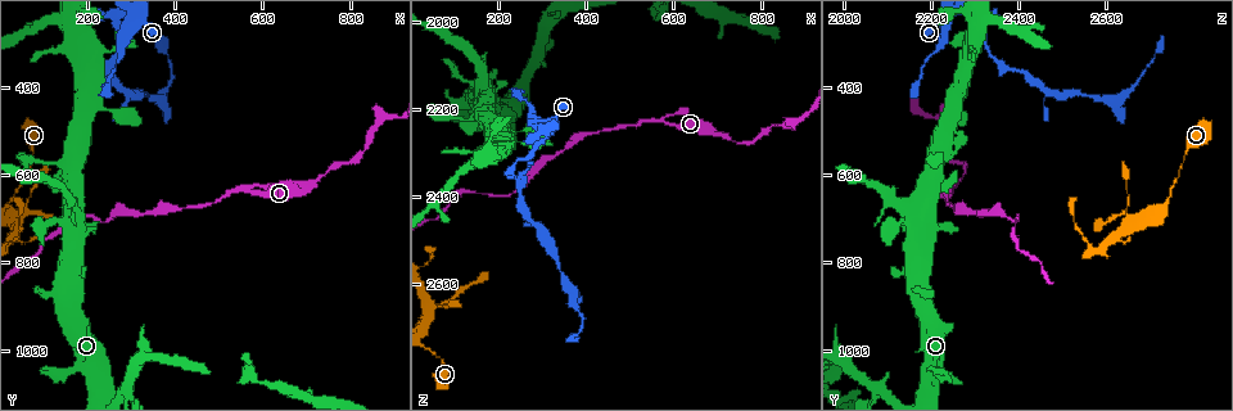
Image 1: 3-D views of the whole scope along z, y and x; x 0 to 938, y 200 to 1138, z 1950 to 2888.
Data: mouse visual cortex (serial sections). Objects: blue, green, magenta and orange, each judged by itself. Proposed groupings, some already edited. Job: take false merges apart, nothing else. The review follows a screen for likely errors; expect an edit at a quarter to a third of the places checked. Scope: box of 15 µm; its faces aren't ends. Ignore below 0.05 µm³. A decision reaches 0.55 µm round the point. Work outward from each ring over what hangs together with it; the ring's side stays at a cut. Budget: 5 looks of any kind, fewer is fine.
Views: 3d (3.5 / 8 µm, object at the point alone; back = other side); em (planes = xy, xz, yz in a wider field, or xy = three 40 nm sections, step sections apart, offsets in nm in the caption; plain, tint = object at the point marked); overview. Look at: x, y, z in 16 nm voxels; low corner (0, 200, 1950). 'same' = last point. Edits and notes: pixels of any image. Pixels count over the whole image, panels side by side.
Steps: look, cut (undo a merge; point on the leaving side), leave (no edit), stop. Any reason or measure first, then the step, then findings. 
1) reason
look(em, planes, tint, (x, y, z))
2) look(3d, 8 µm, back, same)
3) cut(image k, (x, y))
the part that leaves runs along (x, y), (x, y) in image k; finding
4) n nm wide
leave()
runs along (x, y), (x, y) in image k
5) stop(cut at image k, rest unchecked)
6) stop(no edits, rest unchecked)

thin neck
look(3d, 8 µm, back, (75, 640, 2640))

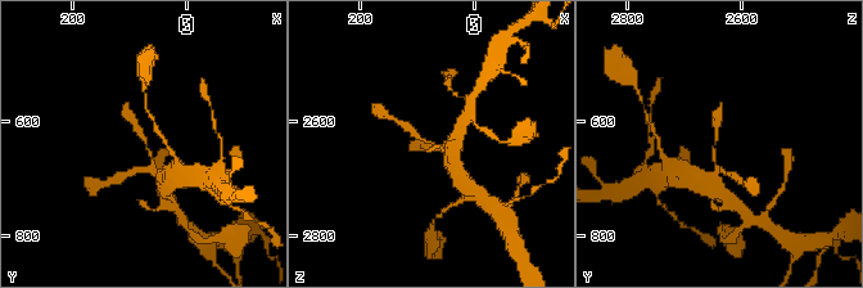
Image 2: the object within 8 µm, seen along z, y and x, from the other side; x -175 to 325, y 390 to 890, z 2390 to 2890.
shape alone is not enough
look(em, xy, step 2, tint, (75, 640, 2650))

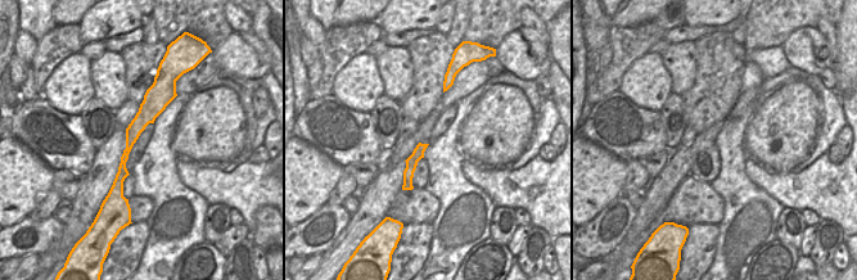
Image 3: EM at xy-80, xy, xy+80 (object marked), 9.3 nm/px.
leave()
runs along (171, 94), (132, 131), (116, 188) in image 3; continuous, no second cell

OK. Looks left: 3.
three-way junction
look(3d, 3.5 µm, (570, 630, 2235))

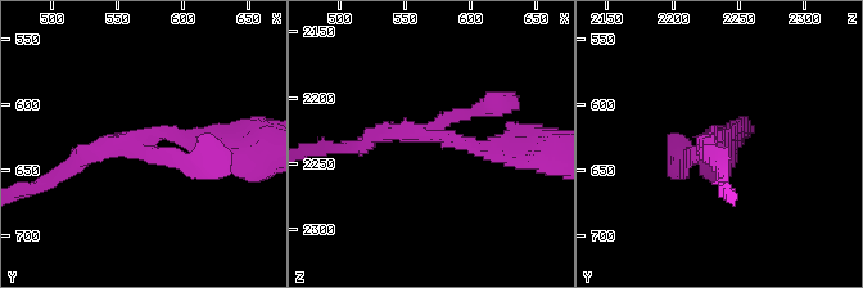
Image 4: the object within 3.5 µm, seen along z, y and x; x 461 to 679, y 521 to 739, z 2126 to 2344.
3 arms; arms of 200, 200, 250 nm; shape alone is not enough
look(em, xy, step 2, tint, (568, 630, 2228))

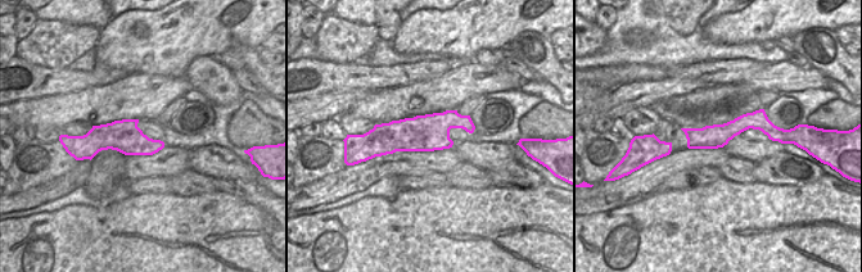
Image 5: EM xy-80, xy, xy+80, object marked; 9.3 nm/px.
leave()
runs along (220, 148), (157, 133), (63, 167) in image 4; one cell here

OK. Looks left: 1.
stop(no edits, rest unchecked)

